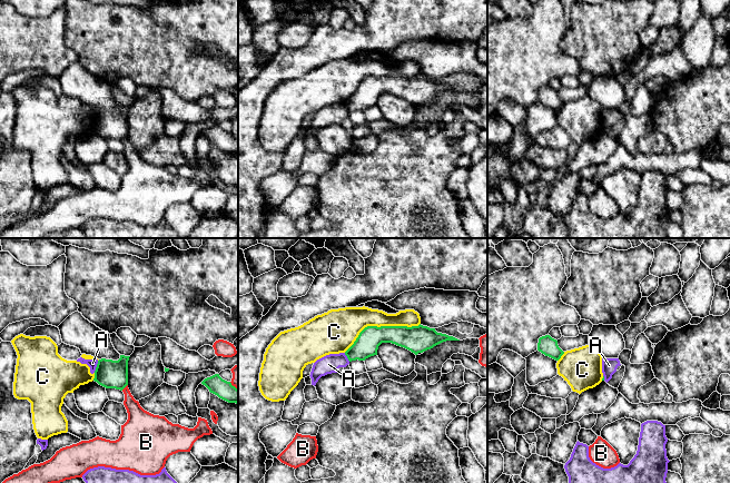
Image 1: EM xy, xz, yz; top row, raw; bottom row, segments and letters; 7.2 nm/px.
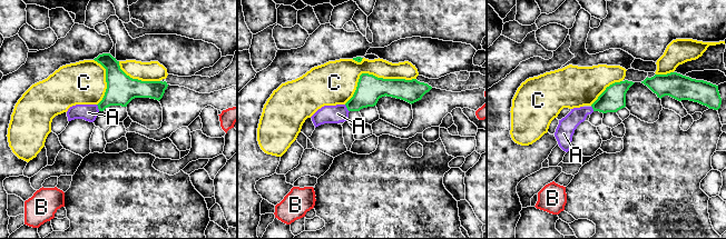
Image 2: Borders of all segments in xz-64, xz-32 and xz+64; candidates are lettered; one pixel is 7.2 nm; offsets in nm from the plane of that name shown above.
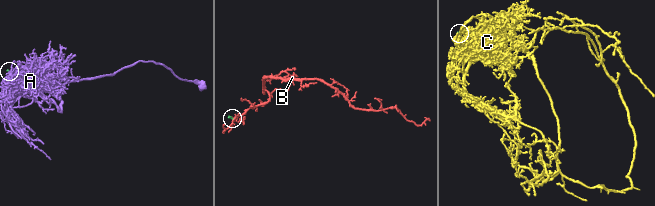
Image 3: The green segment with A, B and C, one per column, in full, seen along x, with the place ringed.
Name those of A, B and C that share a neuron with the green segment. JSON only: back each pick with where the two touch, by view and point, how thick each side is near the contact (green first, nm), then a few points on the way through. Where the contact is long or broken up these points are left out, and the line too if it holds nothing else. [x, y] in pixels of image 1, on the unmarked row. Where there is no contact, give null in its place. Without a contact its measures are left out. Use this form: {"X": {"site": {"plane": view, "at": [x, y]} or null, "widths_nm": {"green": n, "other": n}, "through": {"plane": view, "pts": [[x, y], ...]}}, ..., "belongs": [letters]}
{"belongs": []}

